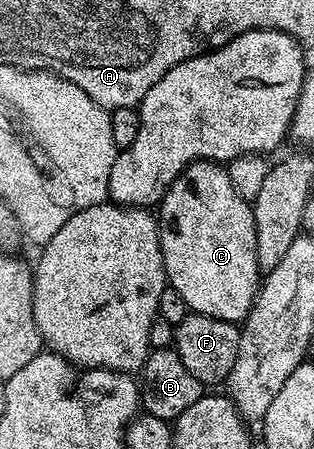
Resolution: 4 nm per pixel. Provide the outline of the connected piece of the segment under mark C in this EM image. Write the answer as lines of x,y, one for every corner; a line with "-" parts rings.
196,160
179,178
175,178
161,200
159,211
161,253
168,287
181,295
181,302
189,307
190,313
198,312
220,320
244,321
257,301
263,276
257,266
253,205
235,194
228,167
211,160

